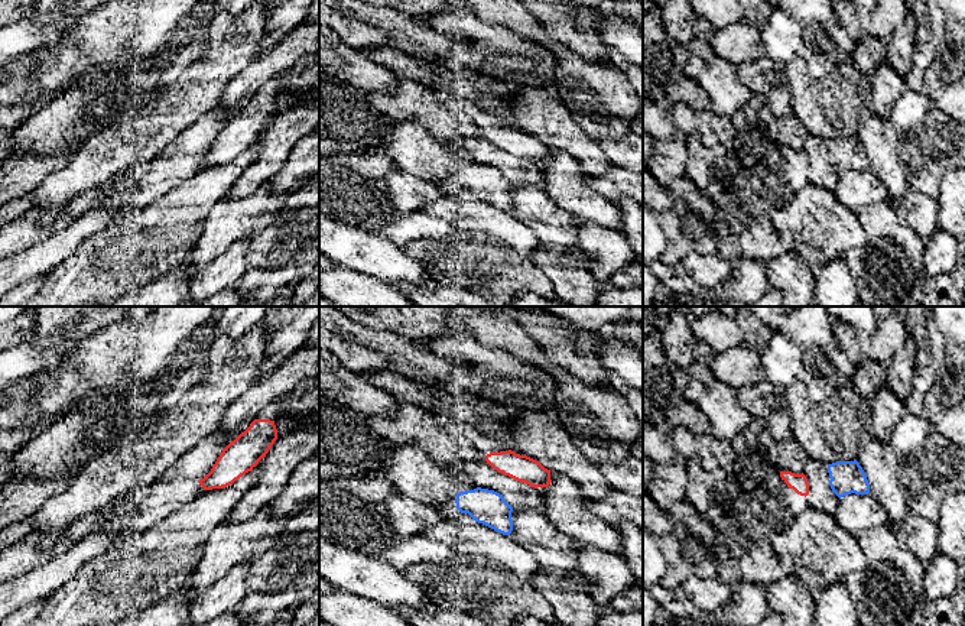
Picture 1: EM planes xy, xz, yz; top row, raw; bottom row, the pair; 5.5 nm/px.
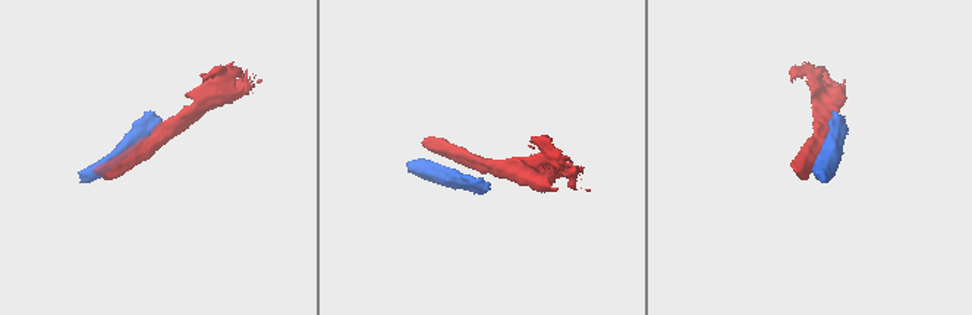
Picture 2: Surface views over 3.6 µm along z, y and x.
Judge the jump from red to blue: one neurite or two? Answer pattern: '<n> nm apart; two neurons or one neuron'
110 nm apart; two neurons

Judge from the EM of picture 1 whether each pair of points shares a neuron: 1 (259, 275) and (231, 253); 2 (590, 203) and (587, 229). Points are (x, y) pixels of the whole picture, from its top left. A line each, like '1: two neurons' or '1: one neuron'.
1: two neurons
2: two neurons

